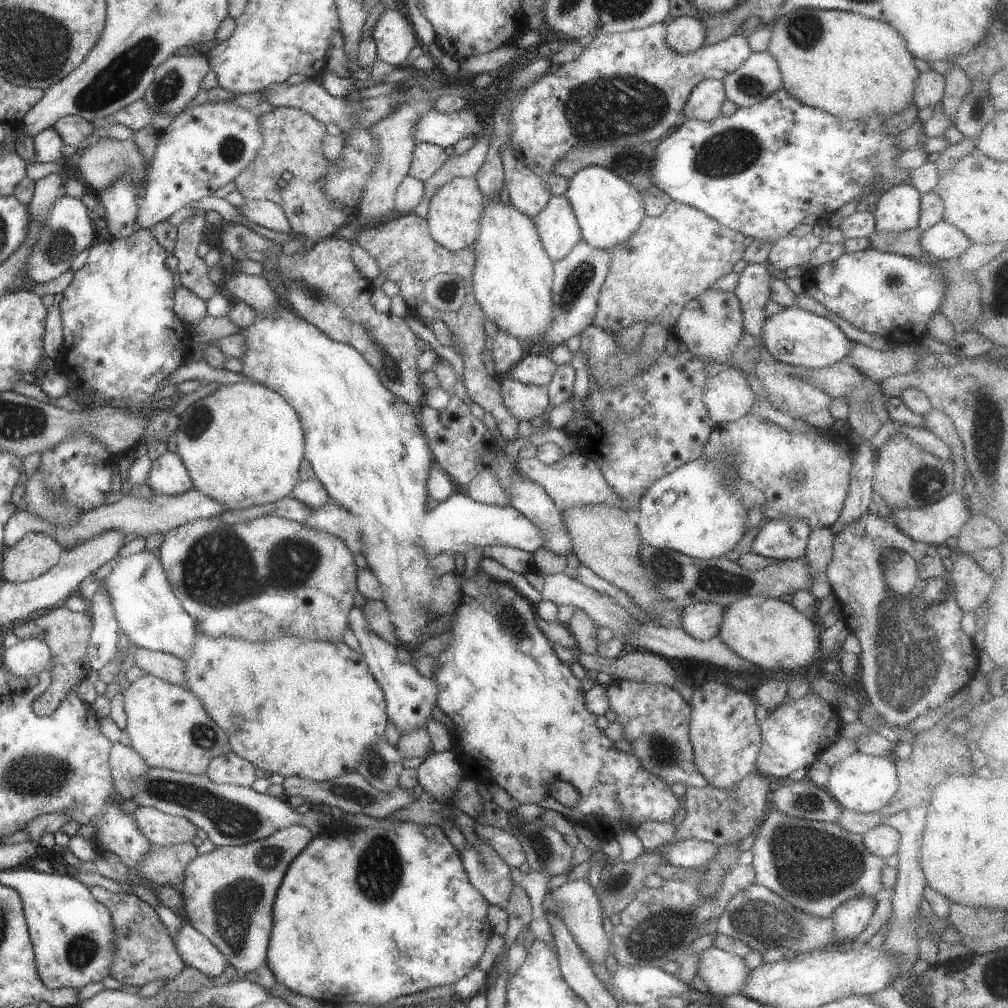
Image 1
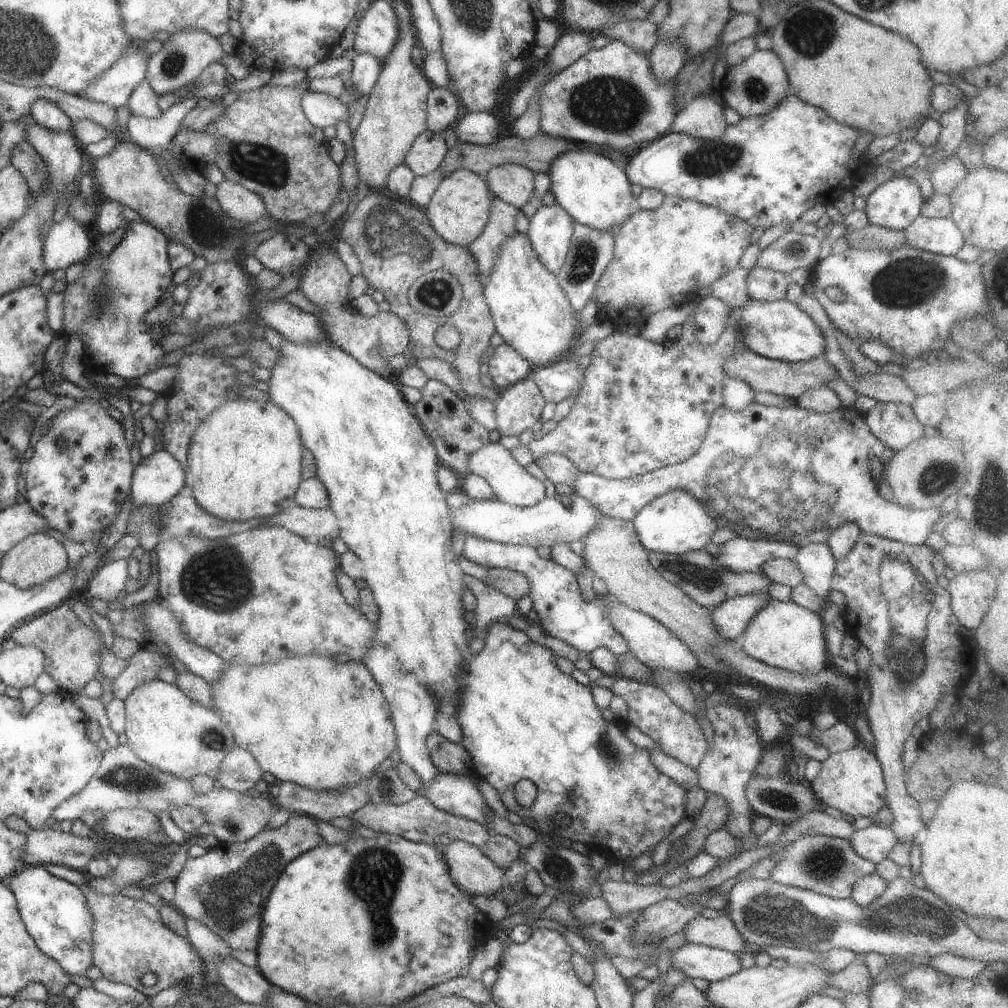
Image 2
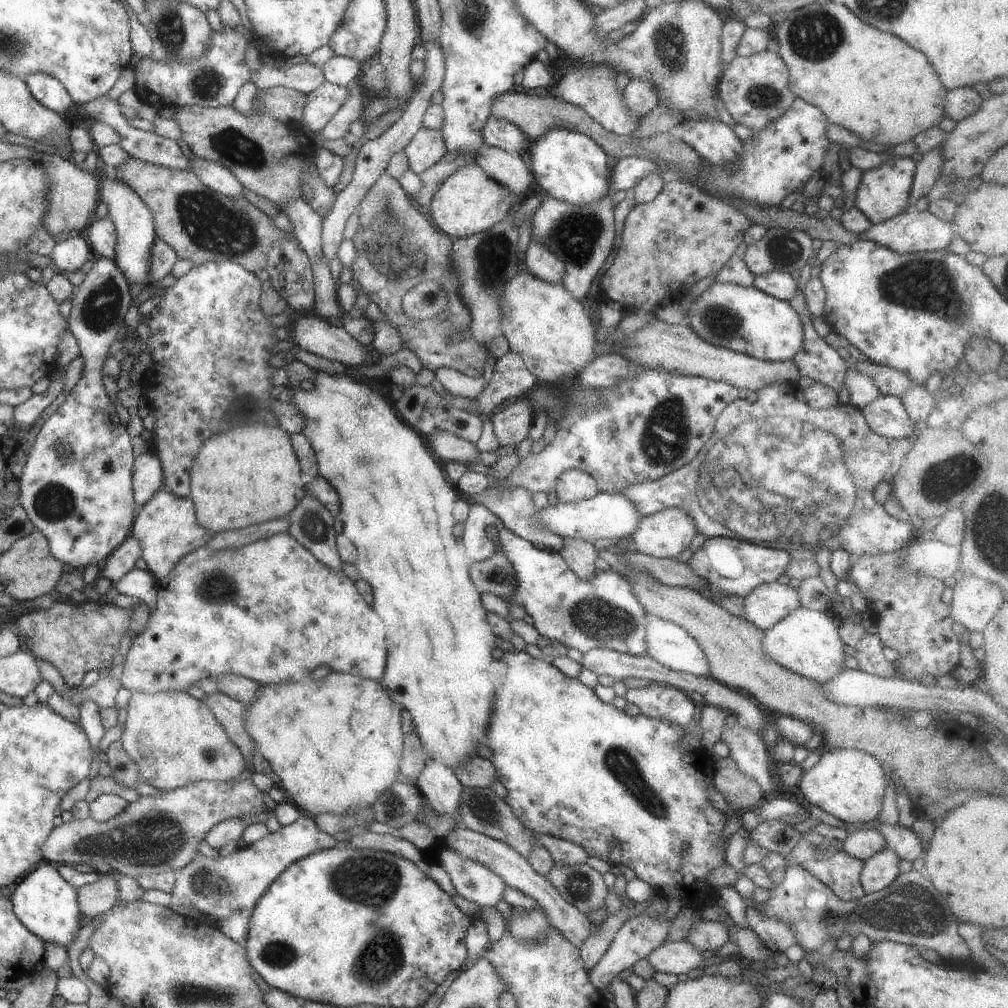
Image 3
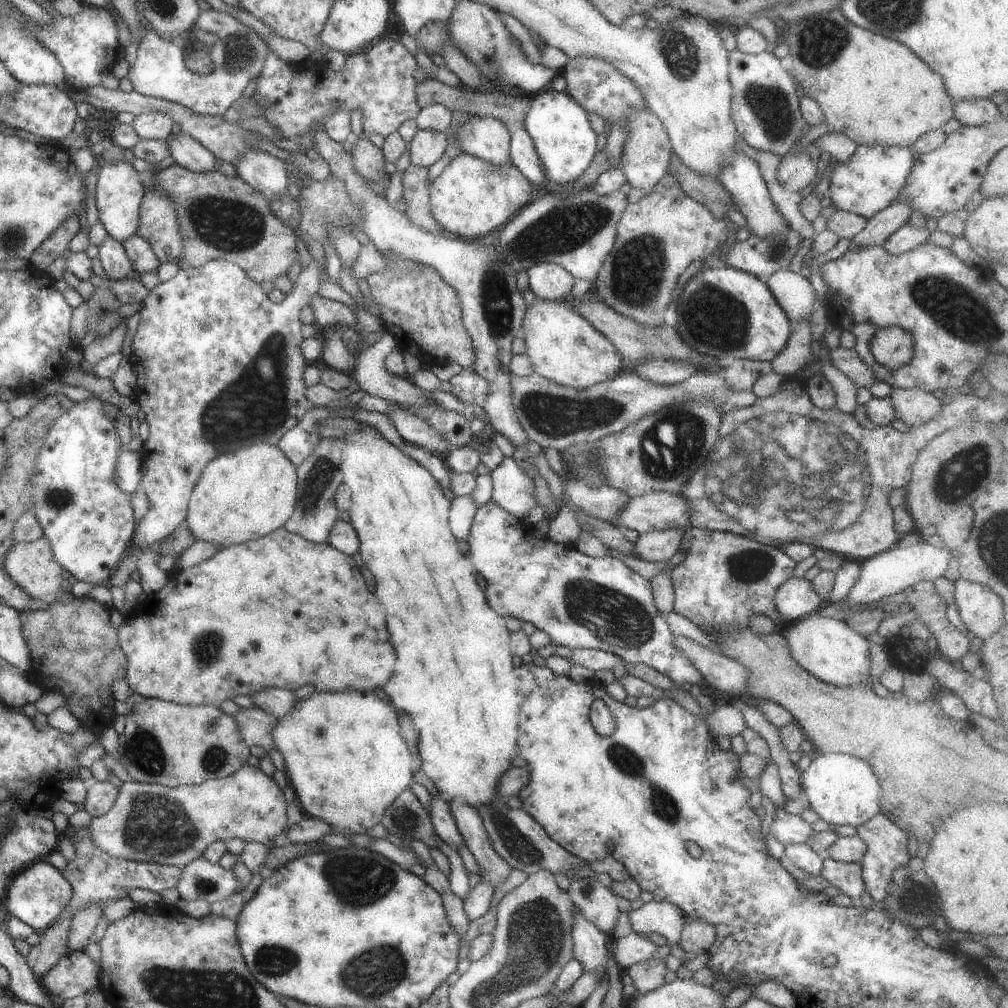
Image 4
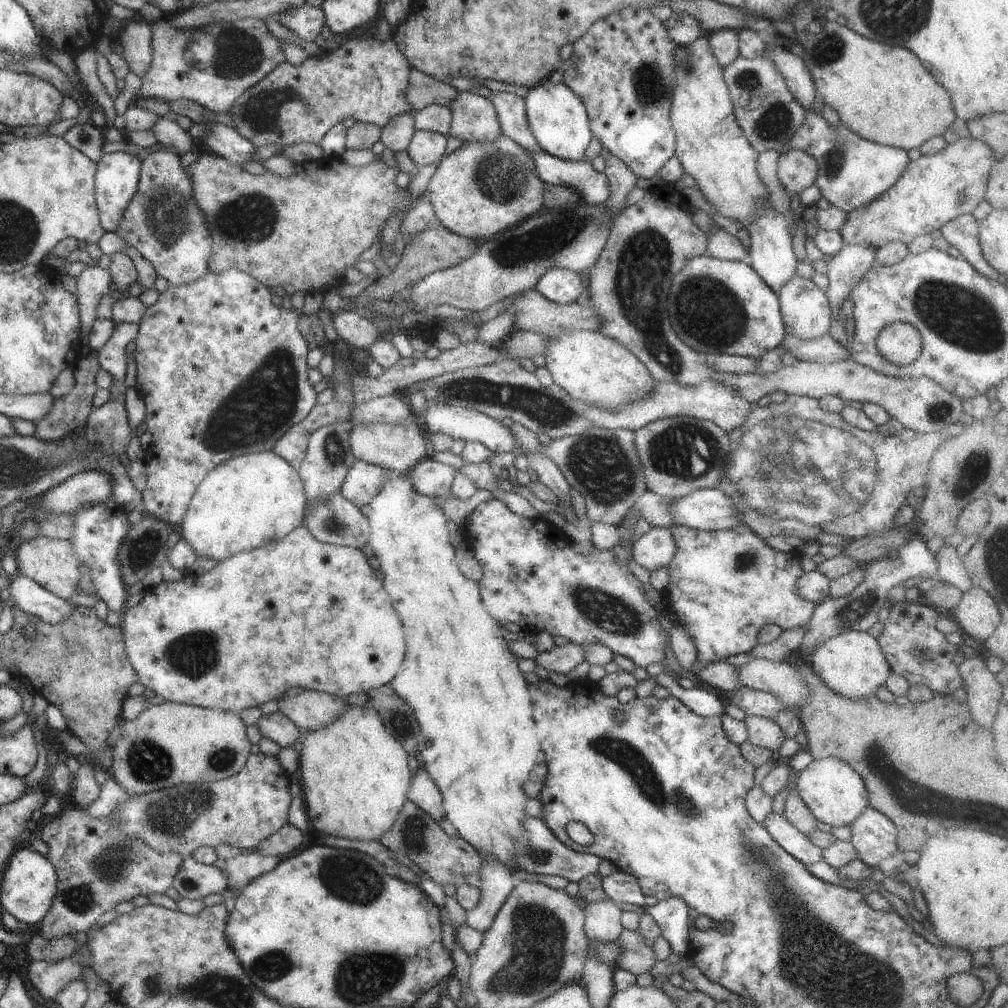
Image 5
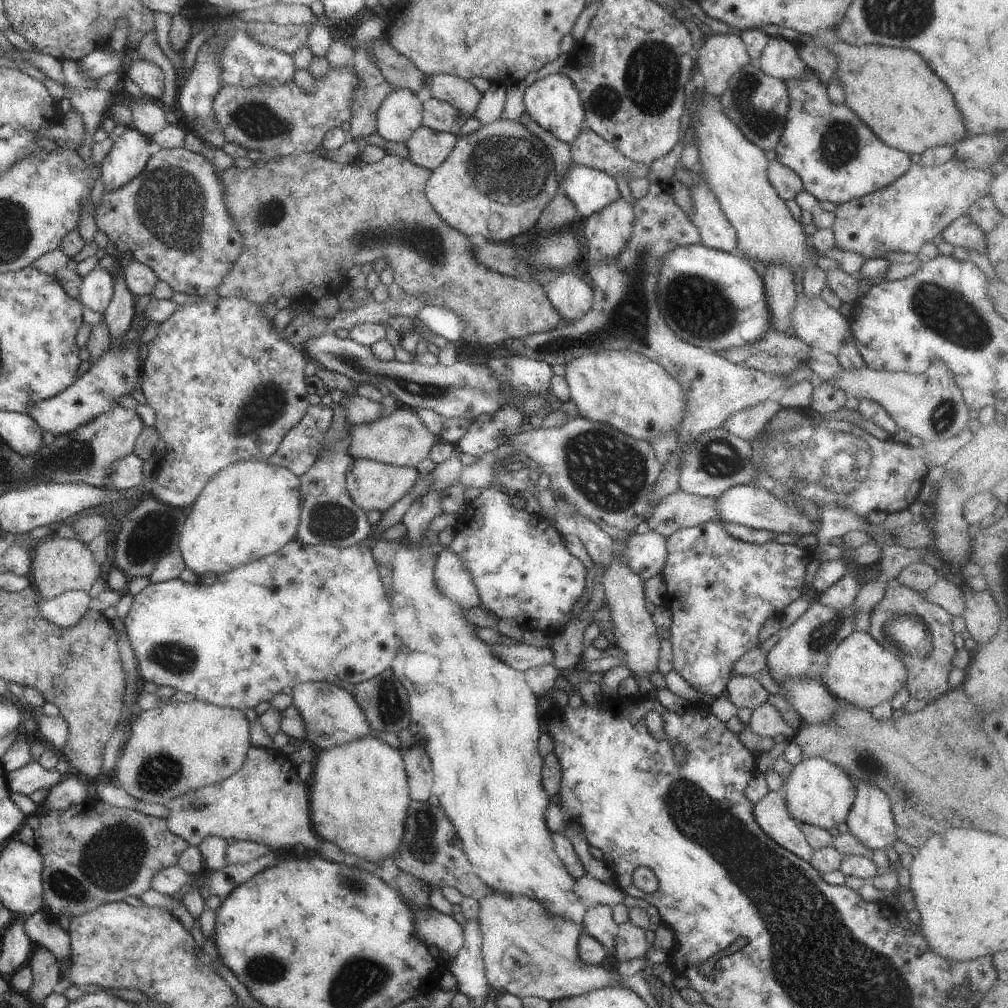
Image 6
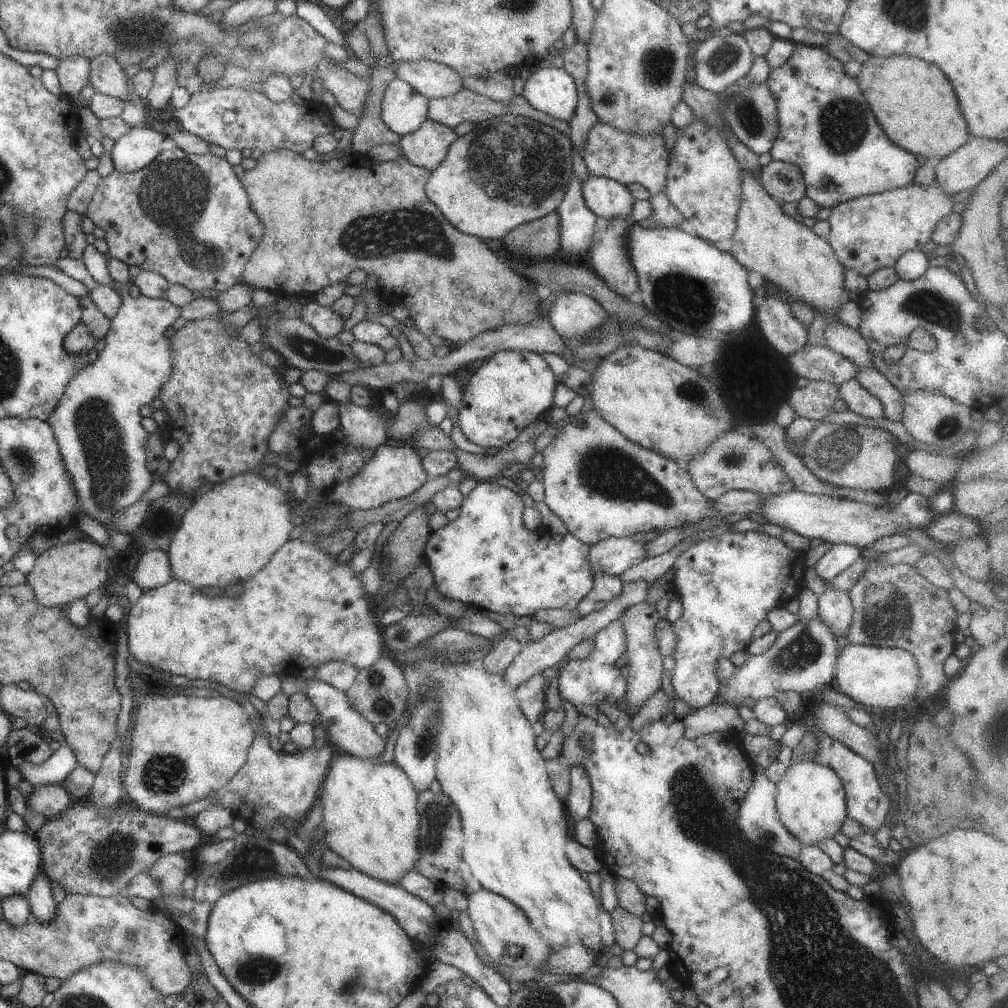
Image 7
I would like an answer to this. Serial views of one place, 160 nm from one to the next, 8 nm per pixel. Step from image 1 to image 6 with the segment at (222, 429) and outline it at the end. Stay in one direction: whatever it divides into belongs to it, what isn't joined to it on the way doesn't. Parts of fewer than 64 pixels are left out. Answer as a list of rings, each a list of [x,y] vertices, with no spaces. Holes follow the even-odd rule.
[[[241,460],[217,470],[185,510],[177,543],[185,568],[196,576],[205,573],[219,576],[281,548],[296,533],[301,502],[299,485],[298,476],[287,468],[261,460]]]

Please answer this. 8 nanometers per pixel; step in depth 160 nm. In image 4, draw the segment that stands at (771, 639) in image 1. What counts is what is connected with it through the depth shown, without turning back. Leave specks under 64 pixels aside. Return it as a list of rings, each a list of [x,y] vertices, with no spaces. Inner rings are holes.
[[[817,610],[779,628],[789,656],[816,680],[834,686],[863,684],[869,676],[869,642],[849,630],[843,621],[823,618]]]

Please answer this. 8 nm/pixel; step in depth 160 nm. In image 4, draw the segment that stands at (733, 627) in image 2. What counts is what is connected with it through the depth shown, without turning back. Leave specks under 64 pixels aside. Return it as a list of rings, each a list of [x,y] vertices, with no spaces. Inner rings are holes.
[[[789,578],[777,586],[773,594],[773,606],[779,620],[773,621],[777,626],[791,623],[811,612],[819,610],[824,605],[821,598],[815,594],[811,582],[802,578]]]

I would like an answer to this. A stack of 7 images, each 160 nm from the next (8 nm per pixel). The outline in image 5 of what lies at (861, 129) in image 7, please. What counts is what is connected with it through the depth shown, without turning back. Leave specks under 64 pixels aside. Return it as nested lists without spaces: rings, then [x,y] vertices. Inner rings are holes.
[[[812,109],[805,111],[803,124],[791,134],[781,152],[789,148],[807,152],[812,156],[817,164],[817,176],[812,185],[830,205],[845,213],[875,202],[875,198],[879,198],[897,182],[910,162],[908,152],[863,140],[841,124],[829,126],[822,116]]]

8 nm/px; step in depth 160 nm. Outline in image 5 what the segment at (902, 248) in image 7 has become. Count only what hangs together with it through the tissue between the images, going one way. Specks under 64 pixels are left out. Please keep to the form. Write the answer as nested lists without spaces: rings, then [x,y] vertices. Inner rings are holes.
[[[970,135],[945,144],[935,154],[918,154],[910,159],[899,179],[875,202],[847,213],[847,220],[837,231],[843,243],[869,244],[877,249],[891,240],[905,246],[921,234],[941,229],[951,218],[971,213],[984,200],[989,170],[995,162],[991,148]]]

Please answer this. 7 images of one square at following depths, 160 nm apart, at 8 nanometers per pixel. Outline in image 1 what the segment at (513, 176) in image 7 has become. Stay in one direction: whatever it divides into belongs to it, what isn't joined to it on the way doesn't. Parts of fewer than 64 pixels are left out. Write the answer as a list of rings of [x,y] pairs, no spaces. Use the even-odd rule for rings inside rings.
[[[417,143],[414,146],[407,175],[418,181],[429,178],[449,156],[439,145],[431,143]],[[453,177],[429,198],[426,223],[431,238],[450,251],[458,251],[475,242],[483,210],[483,194],[473,177]]]

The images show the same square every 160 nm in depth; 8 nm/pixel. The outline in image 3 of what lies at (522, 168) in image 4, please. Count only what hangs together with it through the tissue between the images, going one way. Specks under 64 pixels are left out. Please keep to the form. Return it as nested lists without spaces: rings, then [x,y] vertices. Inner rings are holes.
[[[488,116],[481,126],[484,145],[493,146],[511,155],[526,155],[530,140],[527,140],[511,122]]]

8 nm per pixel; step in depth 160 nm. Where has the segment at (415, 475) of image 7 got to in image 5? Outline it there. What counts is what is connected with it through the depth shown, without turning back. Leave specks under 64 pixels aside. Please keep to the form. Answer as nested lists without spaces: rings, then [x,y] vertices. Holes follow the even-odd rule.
[[[354,461],[347,470],[338,492],[353,506],[363,506],[369,500],[373,500],[373,496],[381,490],[385,480],[387,480],[387,470],[362,461]]]

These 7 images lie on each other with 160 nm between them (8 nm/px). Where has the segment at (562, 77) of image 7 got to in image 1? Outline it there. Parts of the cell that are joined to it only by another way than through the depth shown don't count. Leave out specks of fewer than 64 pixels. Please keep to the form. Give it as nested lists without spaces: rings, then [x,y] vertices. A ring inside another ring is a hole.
[[[589,165],[579,169],[567,179],[567,189],[564,196],[569,201],[580,238],[589,246],[605,250],[613,248],[629,238],[639,226],[643,212],[643,196],[626,180],[623,180],[612,170],[599,165]]]

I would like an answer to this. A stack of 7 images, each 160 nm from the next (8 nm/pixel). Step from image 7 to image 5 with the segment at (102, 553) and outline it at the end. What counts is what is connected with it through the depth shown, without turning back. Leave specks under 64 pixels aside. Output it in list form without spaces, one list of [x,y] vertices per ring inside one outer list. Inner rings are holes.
[[[36,537],[20,541],[20,545],[13,552],[17,563],[17,574],[29,578],[45,592],[61,598],[69,598],[77,592],[77,580],[81,576],[79,562],[71,556],[71,544],[67,539],[51,539]]]

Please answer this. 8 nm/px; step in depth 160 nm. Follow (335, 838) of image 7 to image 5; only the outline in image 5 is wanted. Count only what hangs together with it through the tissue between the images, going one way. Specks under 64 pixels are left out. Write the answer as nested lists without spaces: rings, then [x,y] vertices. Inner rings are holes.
[[[346,705],[345,710],[329,724],[305,730],[300,734],[301,749],[298,752],[301,798],[306,819],[311,826],[323,834],[362,842],[378,841],[383,832],[391,828],[403,806],[411,780],[407,768],[405,750],[391,734],[381,726],[377,712],[367,706]]]

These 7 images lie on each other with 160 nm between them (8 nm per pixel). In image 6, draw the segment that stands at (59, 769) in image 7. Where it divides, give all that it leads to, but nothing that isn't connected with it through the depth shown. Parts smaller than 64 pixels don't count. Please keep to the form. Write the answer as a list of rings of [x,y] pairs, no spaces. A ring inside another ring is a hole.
[[[36,760],[5,774],[8,792],[16,792],[25,796],[37,789],[48,790],[62,778],[63,776],[56,769],[44,769]]]

